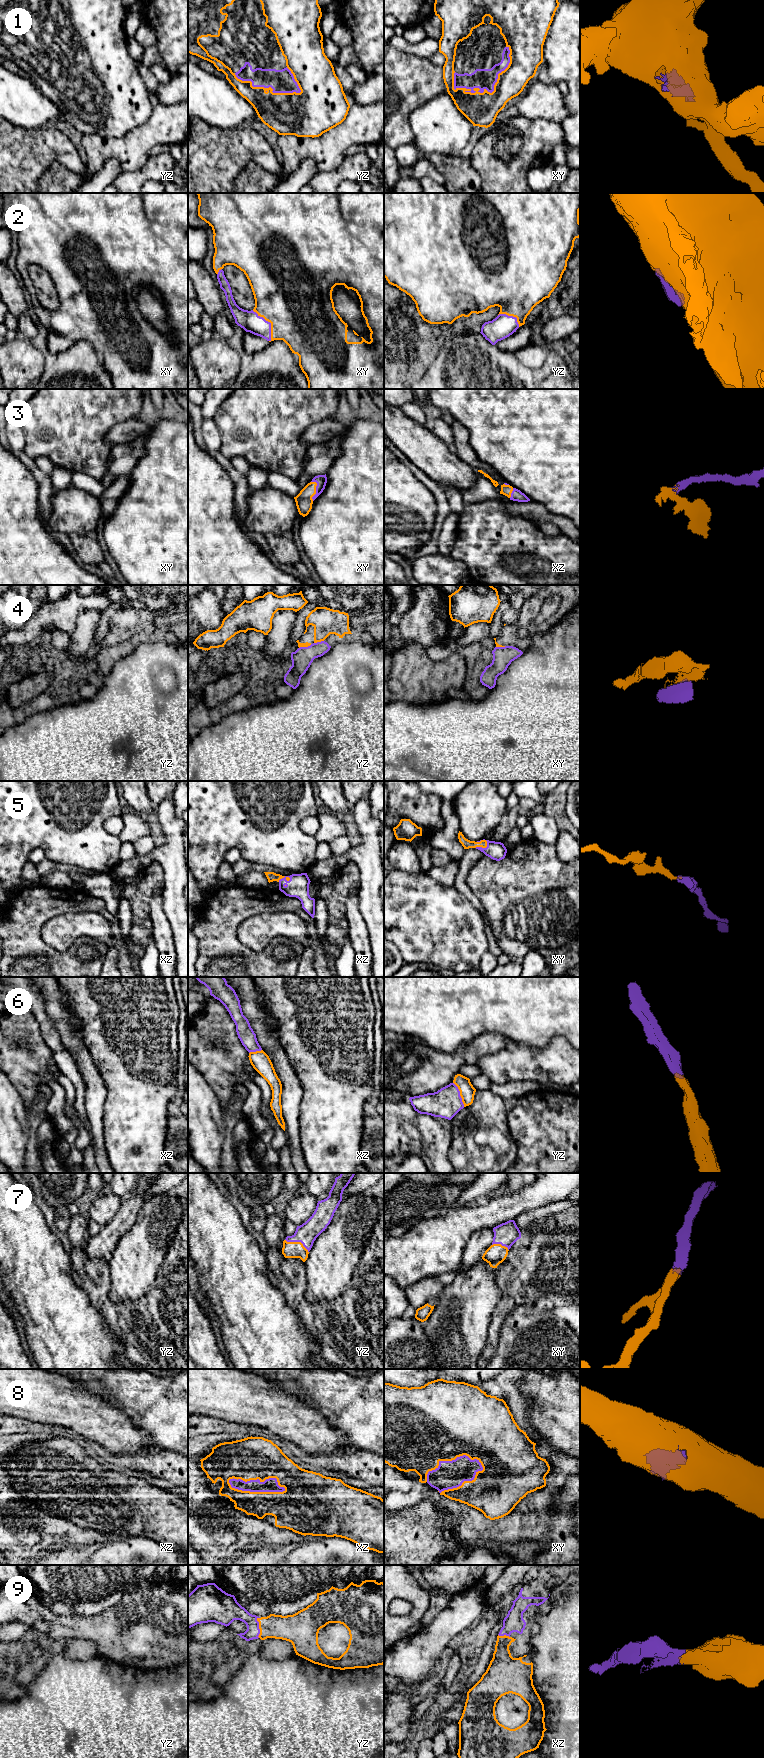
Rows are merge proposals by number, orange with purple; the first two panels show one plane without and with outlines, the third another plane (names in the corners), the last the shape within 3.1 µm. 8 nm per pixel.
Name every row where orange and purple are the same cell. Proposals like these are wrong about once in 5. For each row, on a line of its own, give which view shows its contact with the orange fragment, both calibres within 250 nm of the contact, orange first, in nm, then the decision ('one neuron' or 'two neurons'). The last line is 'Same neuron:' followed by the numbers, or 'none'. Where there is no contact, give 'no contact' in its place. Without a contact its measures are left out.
1: contact in xy; calibres 280 and 160 nm; one neuron
2: contact in xy; calibres 500 and 160 nm; one neuron
3: contact in xy; calibres 140 and 90 nm; one neuron
4: contact in yz; calibres 220 and 160 nm; two neurons
5: contact in xy; calibres 70 and 150 nm; one neuron
6: contact in yz; calibres 120 and 240 nm; one neuron
7: contact in yz; calibres 130 and 160 nm; one neuron
8: contact in xy; calibres 500 and 220 nm; one neuron
9: contact in yz; calibres 200 and 150 nm; one neuron
Same neuron: 1, 2, 3, 5, 6, 7, 8, 9

